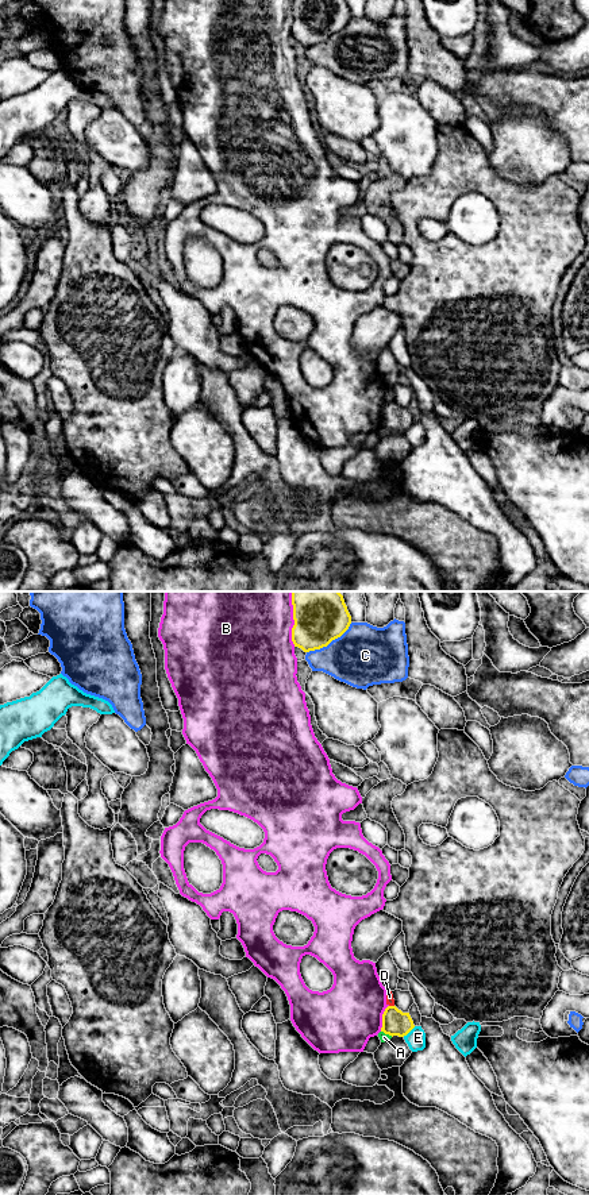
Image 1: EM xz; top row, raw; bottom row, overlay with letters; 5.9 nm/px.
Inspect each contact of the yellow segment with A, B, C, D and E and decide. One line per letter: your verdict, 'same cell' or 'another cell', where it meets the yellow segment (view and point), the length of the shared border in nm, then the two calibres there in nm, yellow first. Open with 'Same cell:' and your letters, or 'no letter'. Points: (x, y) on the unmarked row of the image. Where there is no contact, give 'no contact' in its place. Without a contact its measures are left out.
Same cell: no letter
A: another cell; meets yellow in xz at (387, 428); contact 80 nm long; 160 nm thick on the yellow side, 50 nm on the other
B: another cell; meets yellow in xz at (293, 20); contact 240 nm long; 260 nm thick on the yellow side, 440 nm on the other
C: another cell; meets yellow in xz at (330, 37); contact 320 nm long; 260 nm thick on the yellow side, 360 nm on the other
D: another cell; meets yellow in xz at (392, 401); contact 30 nm long; 160 nm thick on the yellow side, 50 nm on the other
E: another cell; meets yellow in xz at (408, 427); contact 100 nm long; 160 nm thick on the yellow side, 110 nm on the other

